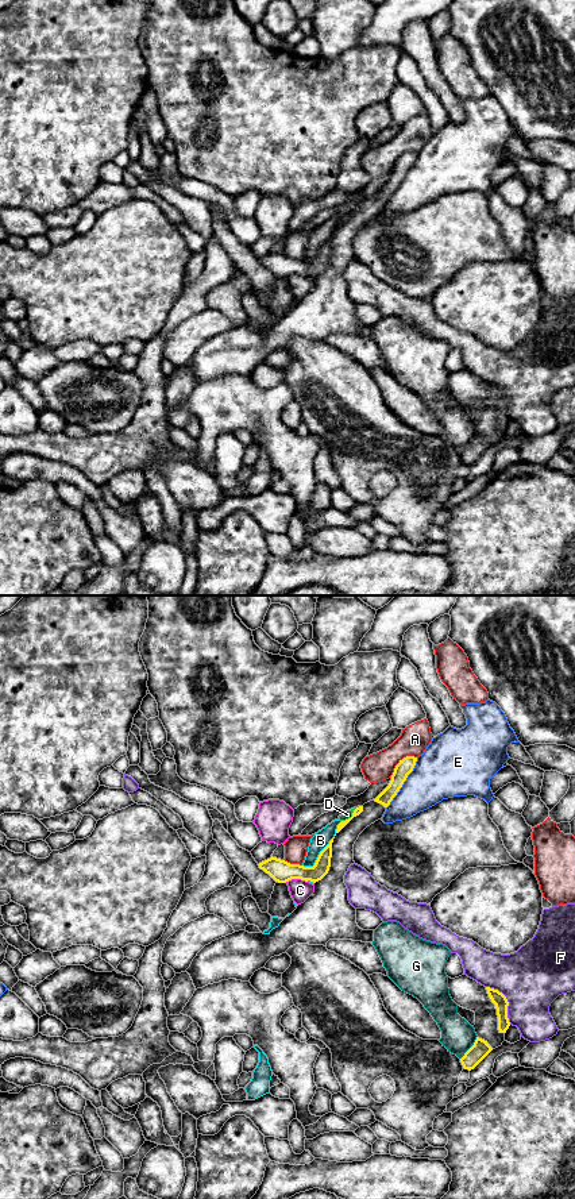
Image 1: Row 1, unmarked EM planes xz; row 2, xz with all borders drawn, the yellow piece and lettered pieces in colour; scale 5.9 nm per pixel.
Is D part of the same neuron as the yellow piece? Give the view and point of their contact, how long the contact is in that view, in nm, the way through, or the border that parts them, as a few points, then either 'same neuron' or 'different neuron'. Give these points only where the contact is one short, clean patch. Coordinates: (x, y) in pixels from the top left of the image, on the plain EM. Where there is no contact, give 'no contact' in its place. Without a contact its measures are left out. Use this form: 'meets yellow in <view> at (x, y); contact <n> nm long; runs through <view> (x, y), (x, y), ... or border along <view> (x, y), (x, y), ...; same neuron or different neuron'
meets yellow in xz at (352, 211); contact 140 nm long; different neuron

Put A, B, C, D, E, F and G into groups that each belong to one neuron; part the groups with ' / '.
A / B D / C / E / F / G

